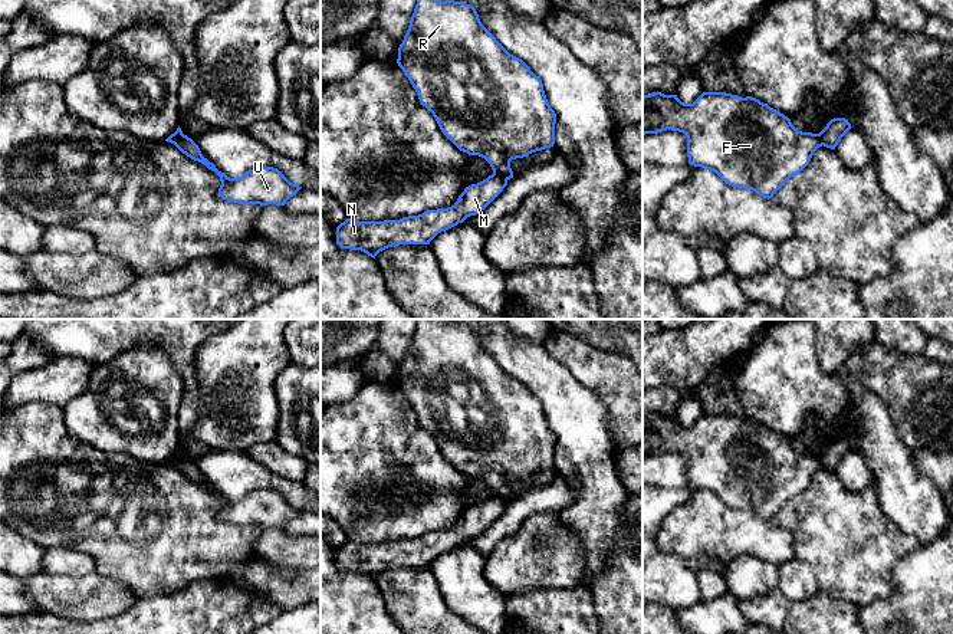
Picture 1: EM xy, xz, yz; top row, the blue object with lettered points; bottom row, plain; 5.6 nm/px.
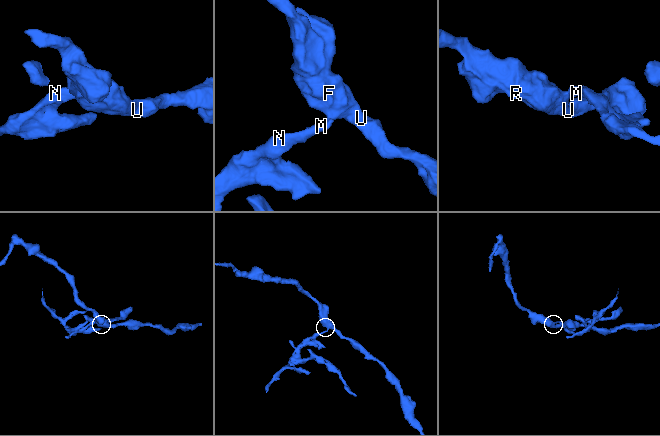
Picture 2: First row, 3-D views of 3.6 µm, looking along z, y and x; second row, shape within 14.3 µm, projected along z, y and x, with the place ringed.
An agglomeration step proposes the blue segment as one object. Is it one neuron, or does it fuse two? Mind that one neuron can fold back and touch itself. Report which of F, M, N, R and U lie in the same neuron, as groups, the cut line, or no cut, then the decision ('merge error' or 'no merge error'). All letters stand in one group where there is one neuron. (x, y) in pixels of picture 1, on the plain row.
F R U / M N; cut in xz along (493, 495), (506, 502); merge error

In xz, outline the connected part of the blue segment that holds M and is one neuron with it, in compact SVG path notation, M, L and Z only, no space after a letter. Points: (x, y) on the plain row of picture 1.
M497 496L489 497L486 502L464 510L457 523L447 530L427 532L418 538L408 538L400 542L384 543L355 543L346 541L336 549L336 565L341 571L361 572L374 579L392 568L400 566L430 566L430 564L441 553L446 553L467 539L479 536L484 532L507 507L507 502Z

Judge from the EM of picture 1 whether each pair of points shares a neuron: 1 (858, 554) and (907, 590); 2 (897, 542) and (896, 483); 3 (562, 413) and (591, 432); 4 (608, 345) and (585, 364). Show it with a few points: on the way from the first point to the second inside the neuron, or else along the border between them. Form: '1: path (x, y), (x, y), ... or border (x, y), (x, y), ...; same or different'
1: border (912, 551), (894, 564), (891, 591), (870, 604); different
2: border (878, 498), (881, 511), (920, 544); different
3: path (569, 413), (584, 426); same
4: border (572, 334), (604, 351), (621, 355); different

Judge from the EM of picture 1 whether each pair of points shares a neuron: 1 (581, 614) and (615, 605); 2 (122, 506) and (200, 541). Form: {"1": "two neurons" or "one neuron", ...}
{"1": "two neurons", "2": "one neuron"}

